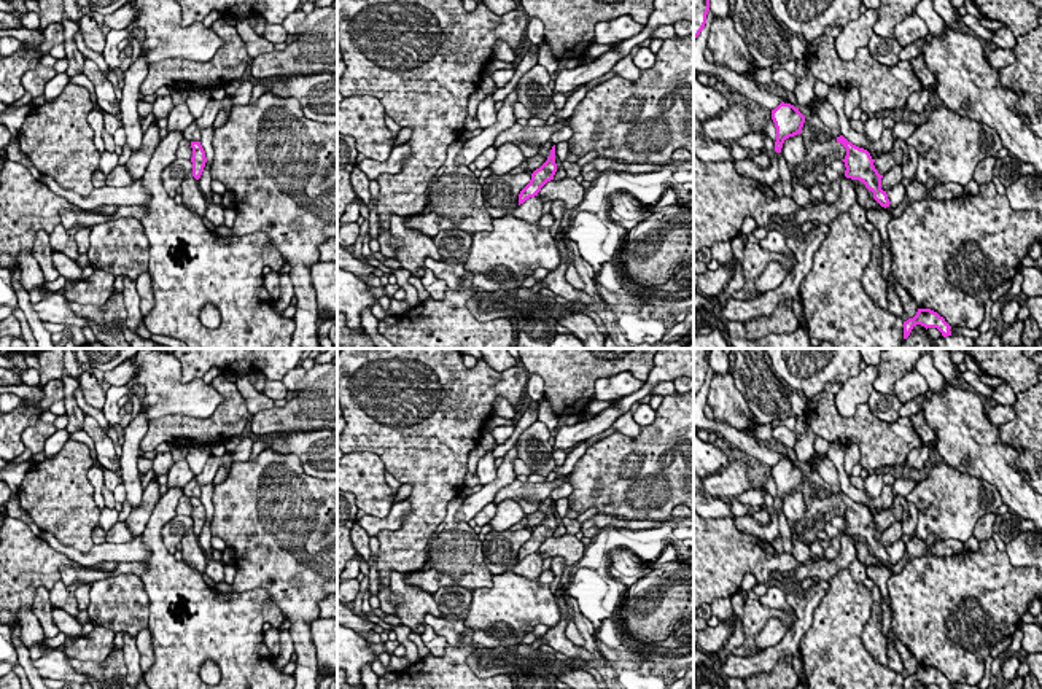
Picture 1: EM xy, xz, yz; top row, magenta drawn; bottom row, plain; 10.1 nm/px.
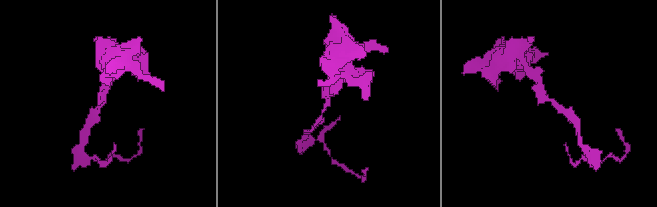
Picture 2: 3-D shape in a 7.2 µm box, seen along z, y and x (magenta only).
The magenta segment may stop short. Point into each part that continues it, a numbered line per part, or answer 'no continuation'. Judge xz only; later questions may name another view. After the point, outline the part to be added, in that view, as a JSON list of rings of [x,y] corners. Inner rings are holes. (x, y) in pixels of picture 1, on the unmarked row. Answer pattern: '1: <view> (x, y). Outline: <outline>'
no continuation

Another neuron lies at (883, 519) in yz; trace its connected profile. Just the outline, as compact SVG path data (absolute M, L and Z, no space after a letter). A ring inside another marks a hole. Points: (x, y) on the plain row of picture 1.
M896 495L892 504L875 514L875 525L880 531L889 528L894 522L902 522L904 506L907 504L907 498L902 495Z

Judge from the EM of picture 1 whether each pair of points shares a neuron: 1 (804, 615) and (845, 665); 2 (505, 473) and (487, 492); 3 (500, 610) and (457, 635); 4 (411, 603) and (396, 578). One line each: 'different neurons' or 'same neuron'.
1: different neurons
2: same neuron
3: different neurons
4: same neuron

